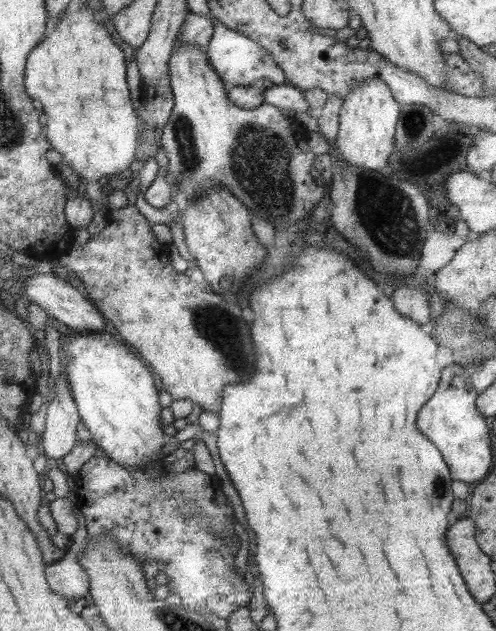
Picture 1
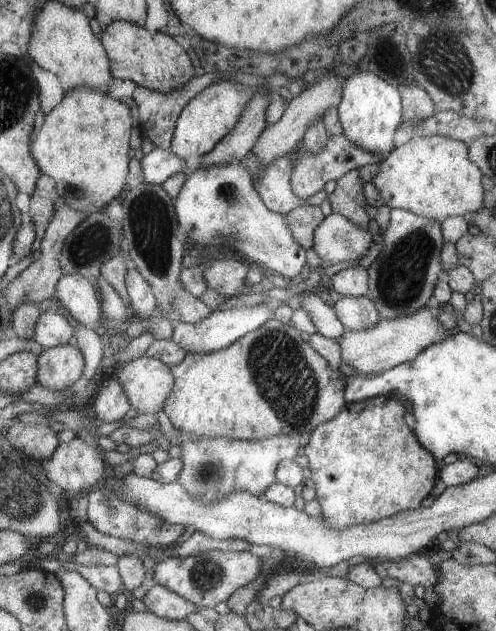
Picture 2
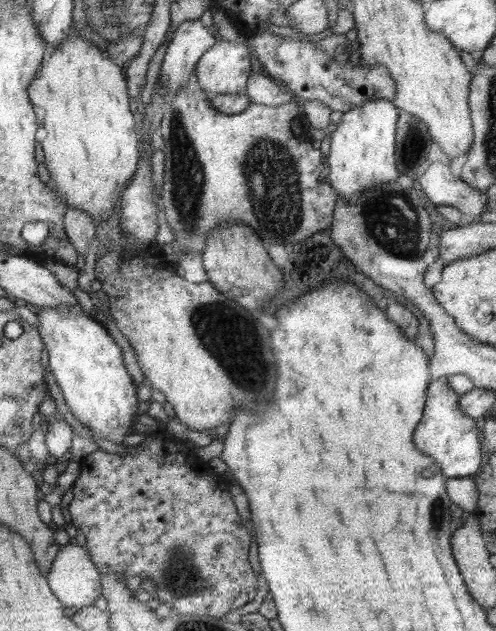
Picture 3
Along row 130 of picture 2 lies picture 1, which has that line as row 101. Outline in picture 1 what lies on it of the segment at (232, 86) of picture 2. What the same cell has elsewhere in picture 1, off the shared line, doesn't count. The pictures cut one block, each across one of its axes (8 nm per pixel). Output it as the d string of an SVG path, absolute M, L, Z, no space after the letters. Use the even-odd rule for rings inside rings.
M178 36L172 47L172 53L169 57L169 61L167 61L167 66L169 68L169 84L173 94L174 105L162 129L163 132L161 132L160 147L163 148L166 154L168 160L166 176L173 182L175 192L179 190L179 192L185 196L185 200L189 202L193 197L197 197L198 194L206 192L206 188L218 184L218 186L226 188L233 197L238 198L238 200L241 201L252 214L257 216L257 218L269 222L273 229L291 226L291 224L295 224L295 222L304 218L306 214L310 214L310 212L313 211L313 206L323 198L323 188L319 188L319 186L313 182L311 174L309 174L309 168L311 168L311 162L313 162L315 154L313 154L312 151L309 152L309 150L299 150L299 146L297 146L297 142L295 142L295 136L293 136L293 130L291 130L291 120L285 118L285 116L281 116L281 110L277 107L264 103L255 109L237 108L235 105L231 104L226 96L228 87L222 84L221 79L215 75L215 70L211 69L211 64L207 61L206 53L201 48L198 48L196 44L178 42Z

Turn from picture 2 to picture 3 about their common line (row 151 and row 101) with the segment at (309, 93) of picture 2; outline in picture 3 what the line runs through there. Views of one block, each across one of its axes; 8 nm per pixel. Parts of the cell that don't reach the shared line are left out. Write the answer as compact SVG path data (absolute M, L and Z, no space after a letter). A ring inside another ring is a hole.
M252 72L244 93L251 103L263 106L279 106L295 100L288 90L263 73Z

